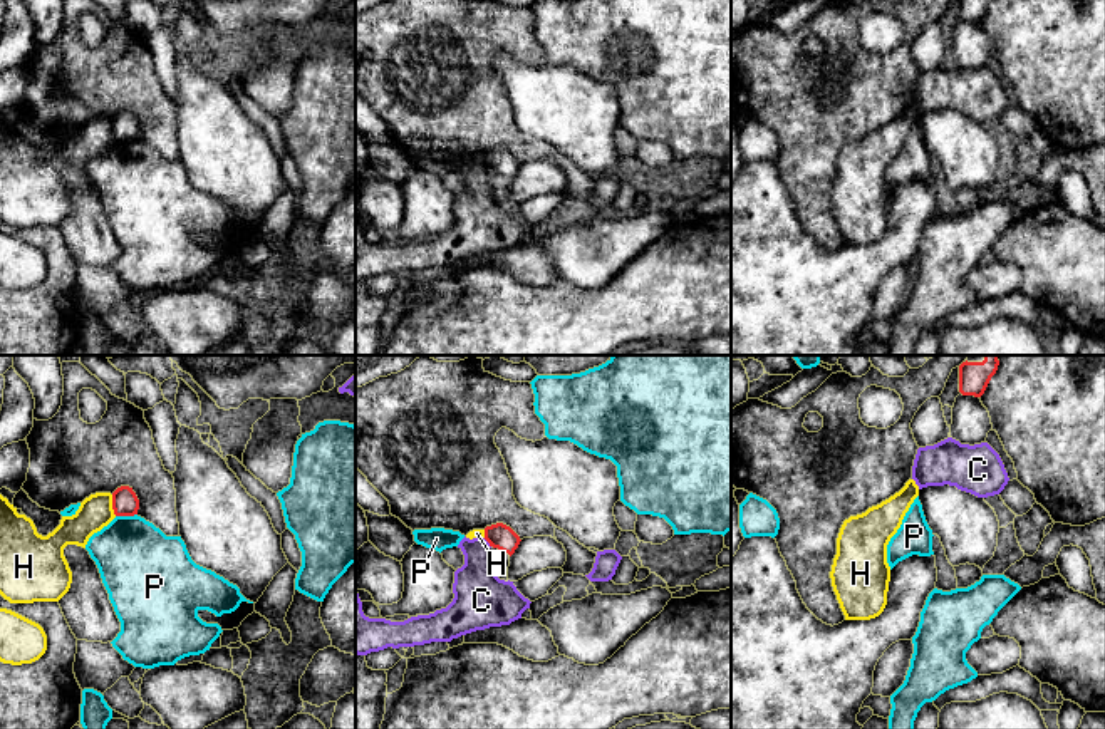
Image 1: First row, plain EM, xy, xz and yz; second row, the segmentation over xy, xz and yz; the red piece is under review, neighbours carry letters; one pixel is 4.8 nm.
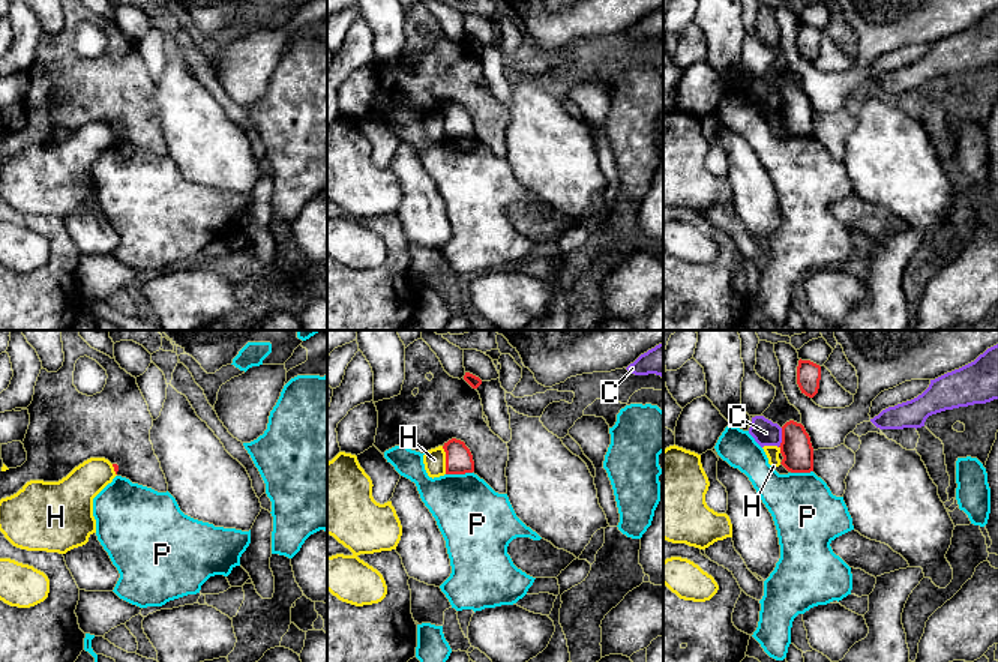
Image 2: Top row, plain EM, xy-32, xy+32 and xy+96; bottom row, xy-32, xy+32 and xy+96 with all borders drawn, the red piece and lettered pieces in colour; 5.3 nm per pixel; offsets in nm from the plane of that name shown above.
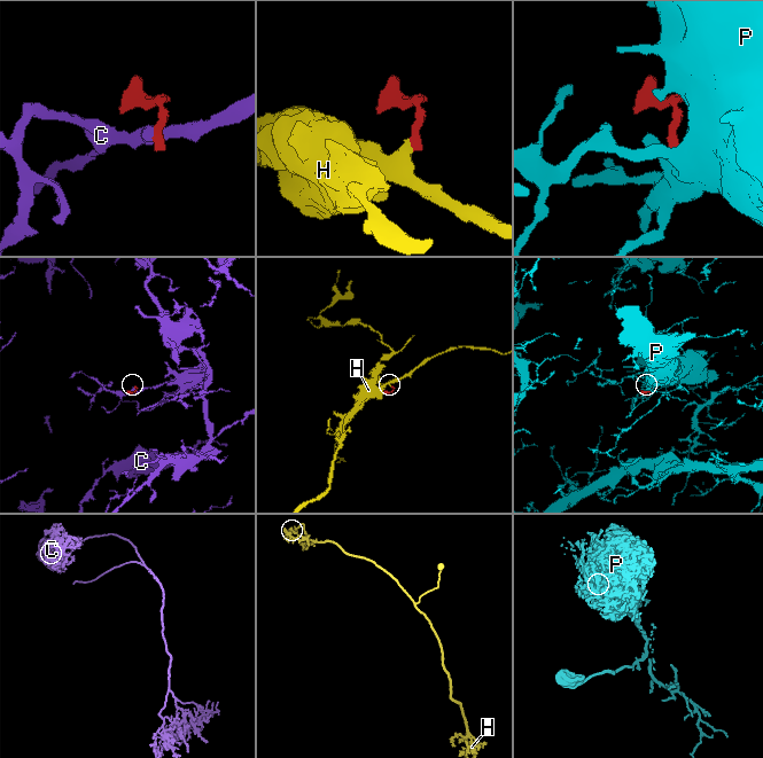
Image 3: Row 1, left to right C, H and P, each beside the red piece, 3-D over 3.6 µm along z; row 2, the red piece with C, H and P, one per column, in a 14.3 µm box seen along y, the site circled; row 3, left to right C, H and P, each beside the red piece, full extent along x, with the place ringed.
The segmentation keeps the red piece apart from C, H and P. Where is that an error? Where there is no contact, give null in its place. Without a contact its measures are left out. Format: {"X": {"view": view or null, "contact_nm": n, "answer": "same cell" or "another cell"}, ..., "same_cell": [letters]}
{"C": {"view": "xz", "contact_nm": 60, "answer": "another cell"}, "H": {"view": "xy", "contact_nm": 110, "answer": "another cell"}, "P": {"view": "xy", "contact_nm": 110, "answer": "another cell"}, "same_cell": []}

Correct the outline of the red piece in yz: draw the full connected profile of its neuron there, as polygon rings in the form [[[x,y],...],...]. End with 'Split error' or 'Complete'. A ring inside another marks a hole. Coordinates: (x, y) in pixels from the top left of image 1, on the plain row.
[[[959,0],[959,17],[962,20],[981,22],[993,0]]]. Complete

